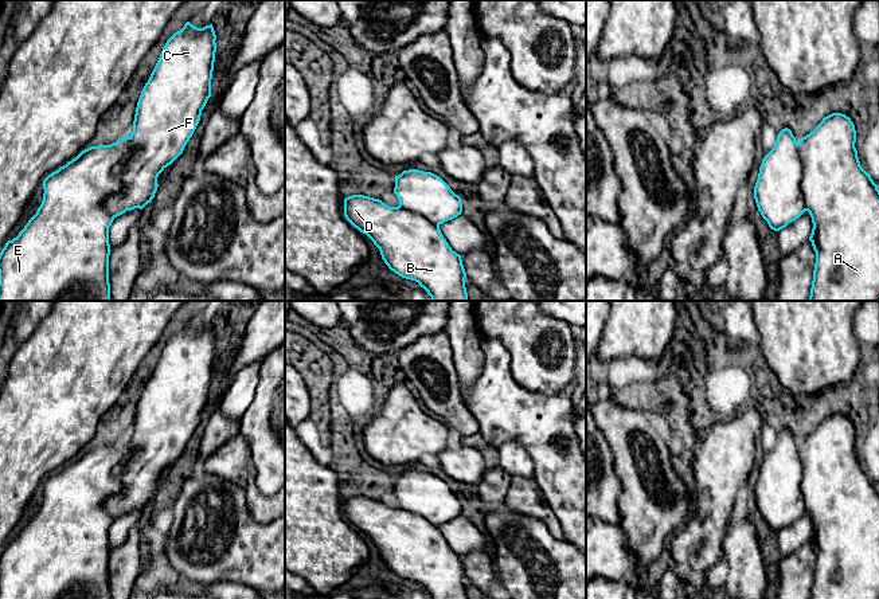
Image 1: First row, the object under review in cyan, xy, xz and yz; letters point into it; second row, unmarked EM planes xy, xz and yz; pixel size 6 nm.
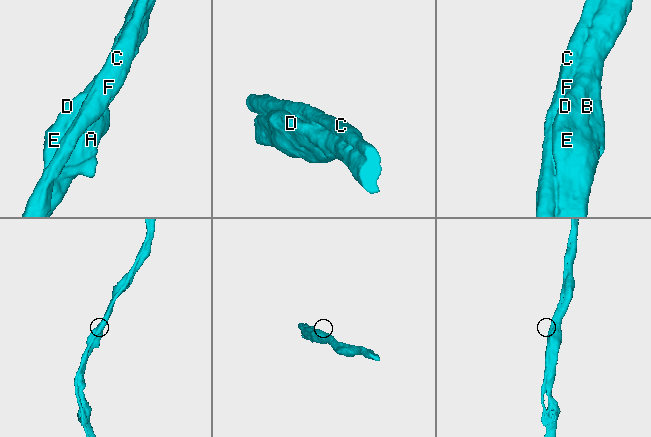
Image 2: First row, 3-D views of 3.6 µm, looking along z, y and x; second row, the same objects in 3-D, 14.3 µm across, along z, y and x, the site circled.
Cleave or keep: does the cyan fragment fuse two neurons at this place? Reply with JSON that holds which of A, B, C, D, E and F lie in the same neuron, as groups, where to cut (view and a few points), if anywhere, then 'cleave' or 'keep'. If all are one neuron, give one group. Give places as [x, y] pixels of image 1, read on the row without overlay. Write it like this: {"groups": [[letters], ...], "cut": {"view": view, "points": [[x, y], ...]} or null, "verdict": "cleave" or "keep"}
{"groups": [["A", "B", "C", "D", "E", "F"]], "cut": null, "verdict": "keep"}

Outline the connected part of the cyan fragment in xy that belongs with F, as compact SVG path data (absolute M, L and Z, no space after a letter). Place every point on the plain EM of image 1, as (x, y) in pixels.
M187 322L184 328L175 333L163 348L160 359L138 399L132 435L118 439L110 446L90 447L82 451L75 459L43 481L42 486L44 494L40 508L19 533L19 536L12 541L8 541L0 553L0 599L110 599L109 556L112 551L109 545L109 528L117 517L134 509L142 510L148 504L152 502L159 488L159 475L183 454L187 443L192 438L200 422L202 411L211 398L211 380L216 353L215 341L216 336L212 325L198 329Z

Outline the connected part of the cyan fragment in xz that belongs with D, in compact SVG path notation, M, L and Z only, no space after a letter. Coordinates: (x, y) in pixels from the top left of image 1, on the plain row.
M418 470L395 477L398 508L379 500L352 496L344 500L344 517L379 549L391 572L419 584L431 599L468 599L461 556L452 551L440 526L461 516L462 502L437 475Z

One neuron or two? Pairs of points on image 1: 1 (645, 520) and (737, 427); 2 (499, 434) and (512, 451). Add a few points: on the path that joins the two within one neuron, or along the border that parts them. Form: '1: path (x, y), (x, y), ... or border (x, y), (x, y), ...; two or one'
1: border (690, 485), (694, 493), (694, 516); two
2: border (497, 447), (506, 442), (516, 441), (531, 459); two

